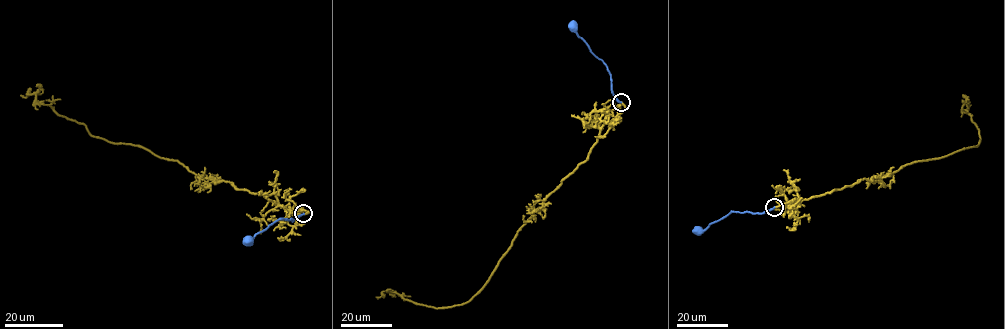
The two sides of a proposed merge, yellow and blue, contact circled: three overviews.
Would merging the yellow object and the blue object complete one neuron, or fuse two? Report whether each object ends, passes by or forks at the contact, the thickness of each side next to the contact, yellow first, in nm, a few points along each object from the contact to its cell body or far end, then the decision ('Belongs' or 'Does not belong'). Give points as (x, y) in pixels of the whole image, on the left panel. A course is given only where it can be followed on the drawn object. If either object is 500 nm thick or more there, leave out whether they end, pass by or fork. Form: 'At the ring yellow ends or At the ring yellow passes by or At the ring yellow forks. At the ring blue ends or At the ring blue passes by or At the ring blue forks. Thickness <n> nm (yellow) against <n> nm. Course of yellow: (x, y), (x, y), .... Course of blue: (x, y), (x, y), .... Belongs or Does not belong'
At the ring yellow ends. At the ring blue ends. Thickness 240 nm (yellow) against 240 nm. Course of yellow: (304, 214), (150, 150), (97, 138), (34, 94), (20, 95). Course of blue: (303, 214), (292, 221), (275, 220), (246, 242). Belongs

